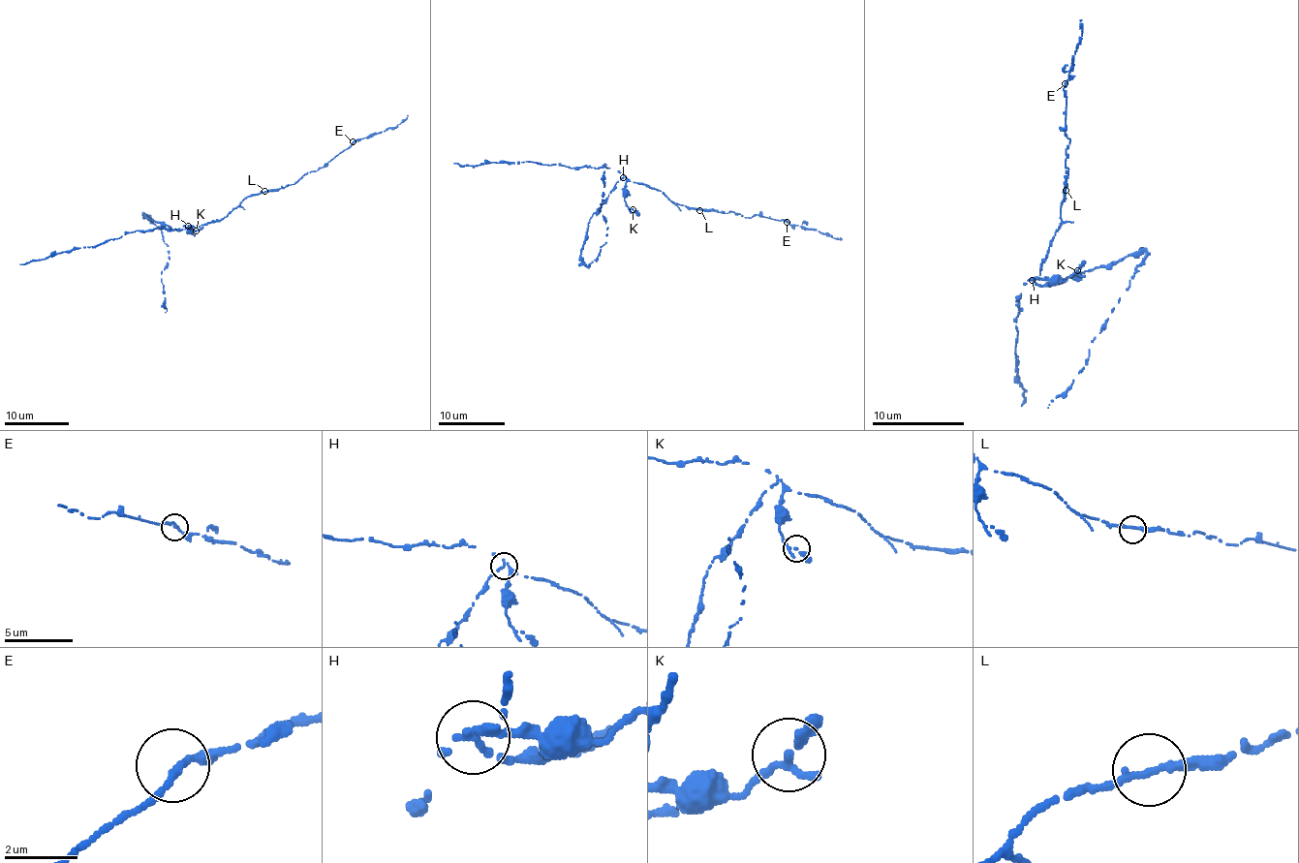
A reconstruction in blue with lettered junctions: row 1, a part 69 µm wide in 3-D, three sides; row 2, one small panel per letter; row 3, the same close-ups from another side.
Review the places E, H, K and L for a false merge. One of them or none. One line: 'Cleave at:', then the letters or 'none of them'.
Cleave at: H

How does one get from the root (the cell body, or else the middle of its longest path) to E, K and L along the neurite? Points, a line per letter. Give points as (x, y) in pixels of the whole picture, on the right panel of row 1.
E: (1031, 280), (1040, 274), (1049, 240), (1062, 223), (1060, 205), (1069, 140), (1065, 135), (1065, 83)
K: (1031, 280), (1067, 280), (1077, 270)
L: (1031, 280), (1040, 274), (1049, 240), (1062, 223), (1060, 205), (1066, 190)

